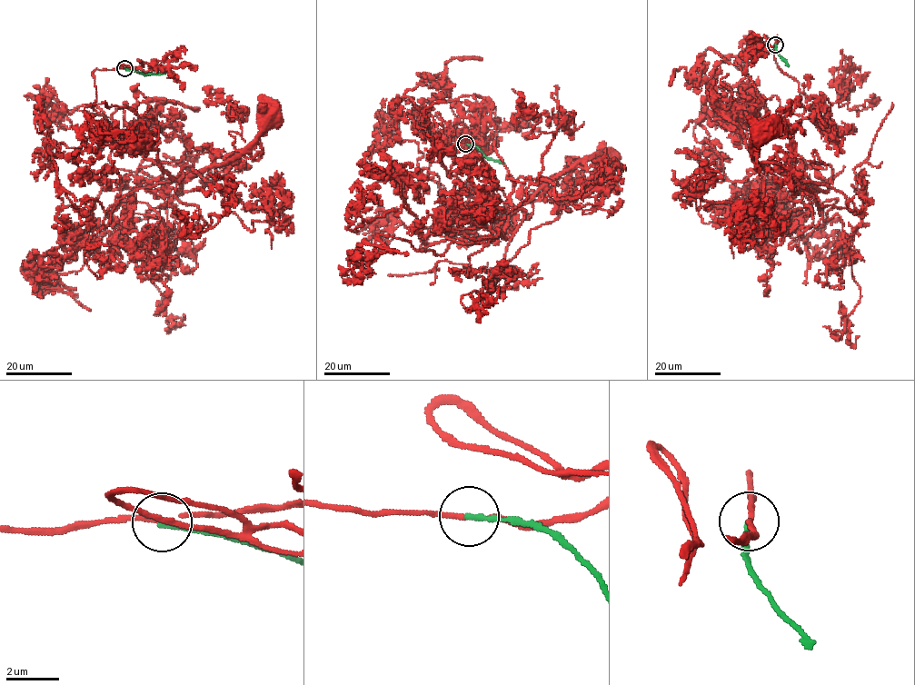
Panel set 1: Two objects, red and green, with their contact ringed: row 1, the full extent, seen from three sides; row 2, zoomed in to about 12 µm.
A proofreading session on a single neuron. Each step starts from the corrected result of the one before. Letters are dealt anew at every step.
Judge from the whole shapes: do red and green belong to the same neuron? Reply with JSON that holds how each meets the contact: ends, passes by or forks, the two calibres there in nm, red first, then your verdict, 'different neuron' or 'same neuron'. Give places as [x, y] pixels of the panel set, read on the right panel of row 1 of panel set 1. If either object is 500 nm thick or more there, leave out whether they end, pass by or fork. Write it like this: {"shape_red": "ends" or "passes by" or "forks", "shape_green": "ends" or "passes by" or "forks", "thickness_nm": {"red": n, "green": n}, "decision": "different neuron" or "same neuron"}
{"shape_red": "ends", "shape_green": "ends", "thickness_nm": {"red": 200, "green": 190}, "decision": "different neuron"}

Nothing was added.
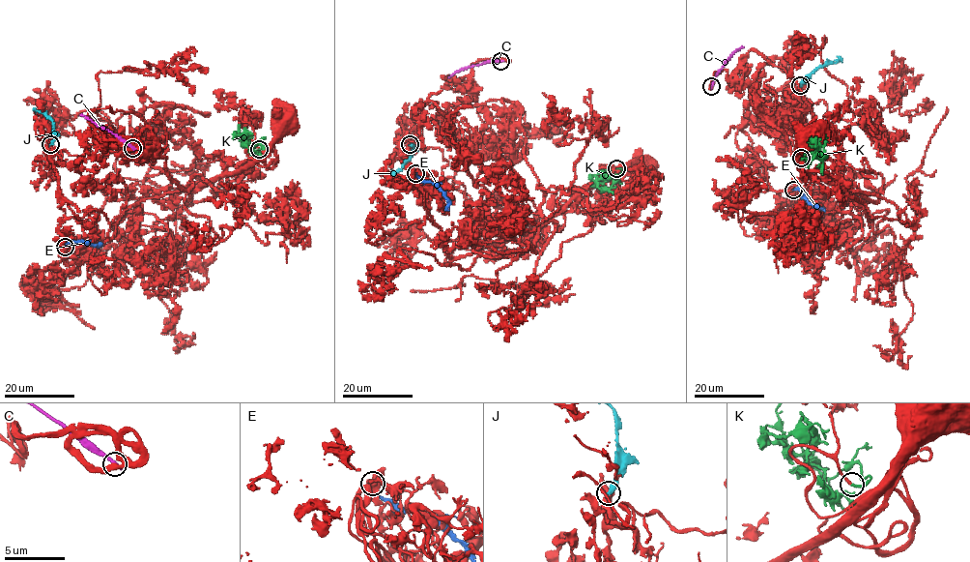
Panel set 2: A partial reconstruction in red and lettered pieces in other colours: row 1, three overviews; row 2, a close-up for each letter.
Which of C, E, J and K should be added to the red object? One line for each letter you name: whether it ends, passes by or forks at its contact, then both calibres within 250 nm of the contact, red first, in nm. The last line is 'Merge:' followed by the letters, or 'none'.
K: it ends; calibres 130 and 200 nm
Merge: K

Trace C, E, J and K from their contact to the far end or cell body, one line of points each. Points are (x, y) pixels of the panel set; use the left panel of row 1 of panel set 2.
C: (132, 148), (79, 114)
E: (64, 247), (68, 243), (85, 241), (99, 244), (99, 246)
J: (51, 145), (54, 123), (33, 107)
K: (259, 148), (265, 147), (261, 142), (252, 146), (245, 140), (258, 154)

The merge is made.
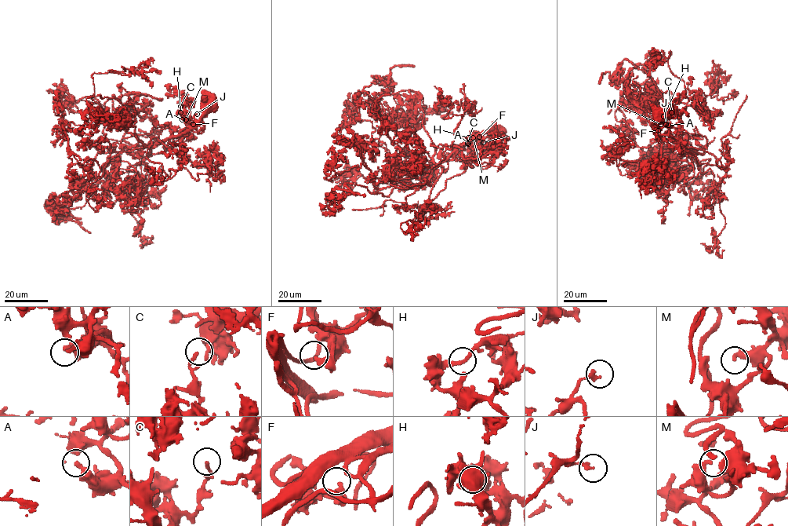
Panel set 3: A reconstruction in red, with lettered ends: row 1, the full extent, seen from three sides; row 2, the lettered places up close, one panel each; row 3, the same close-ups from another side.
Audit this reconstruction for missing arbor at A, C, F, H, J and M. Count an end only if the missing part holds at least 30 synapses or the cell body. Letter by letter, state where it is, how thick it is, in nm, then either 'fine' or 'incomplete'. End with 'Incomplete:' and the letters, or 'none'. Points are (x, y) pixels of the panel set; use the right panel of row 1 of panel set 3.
A: at (668, 125); 360 nm thick; fine
C: at (671, 112); 140 nm thick; fine
F: at (658, 130); 200 nm thick; fine
H: at (663, 116); 200 nm thick; fine
J: at (666, 124); 190 nm thick; fine
M: at (661, 124); 360 nm thick; fine
Incomplete: none

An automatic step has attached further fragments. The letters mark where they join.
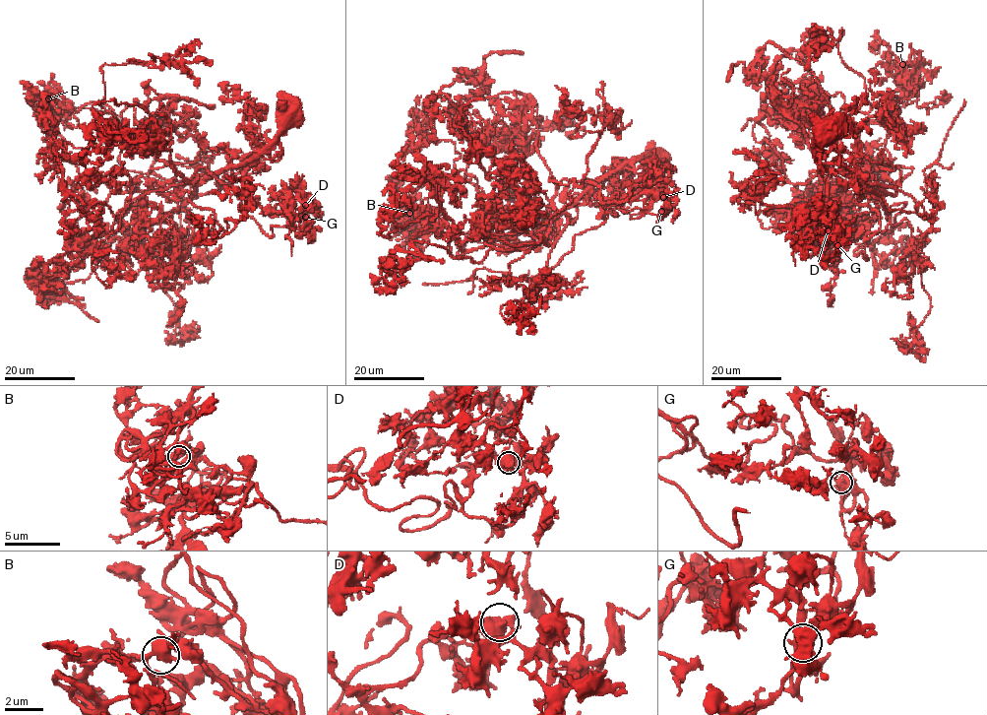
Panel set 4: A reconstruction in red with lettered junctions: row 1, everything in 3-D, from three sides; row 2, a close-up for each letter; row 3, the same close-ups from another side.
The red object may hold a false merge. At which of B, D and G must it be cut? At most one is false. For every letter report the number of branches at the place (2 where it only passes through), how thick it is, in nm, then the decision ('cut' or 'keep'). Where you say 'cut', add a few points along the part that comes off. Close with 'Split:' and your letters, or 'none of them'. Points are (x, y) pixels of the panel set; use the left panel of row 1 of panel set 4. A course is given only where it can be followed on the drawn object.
B: 4 | 440 nm | keep
D: 4 | 550 nm | keep
G: 4 | 480 nm | keep
Split: none of them

